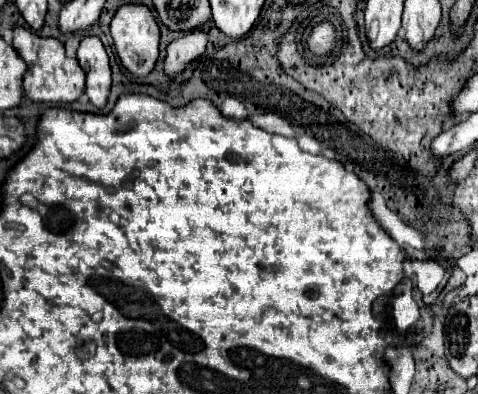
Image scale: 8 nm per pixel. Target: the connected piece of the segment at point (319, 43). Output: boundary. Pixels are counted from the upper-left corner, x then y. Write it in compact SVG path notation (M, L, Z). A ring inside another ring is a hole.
M328 22L316 26L316 28L312 30L310 38L308 38L310 50L312 50L314 54L324 56L326 52L330 52L330 50L334 48L334 34L336 34L336 30L334 30L334 26L328 24Z

